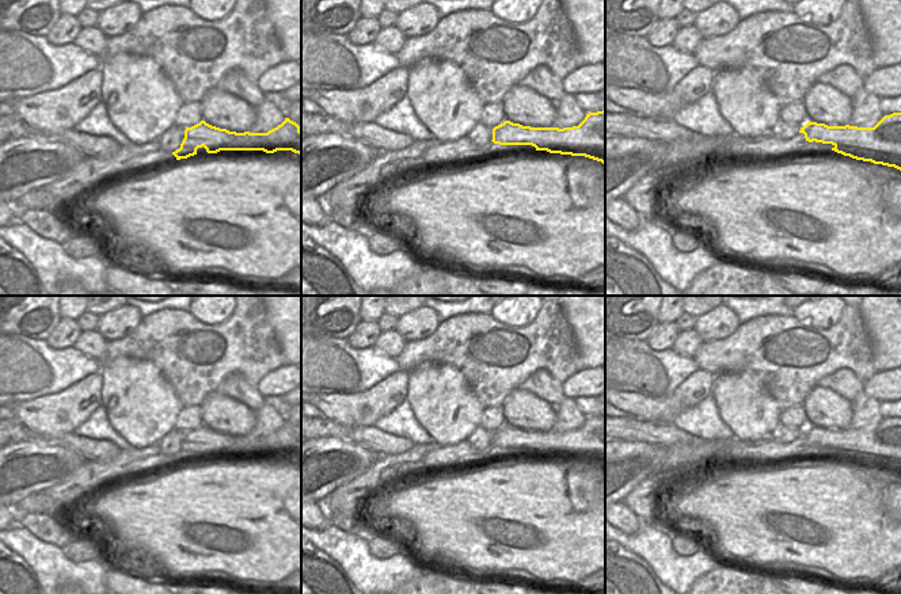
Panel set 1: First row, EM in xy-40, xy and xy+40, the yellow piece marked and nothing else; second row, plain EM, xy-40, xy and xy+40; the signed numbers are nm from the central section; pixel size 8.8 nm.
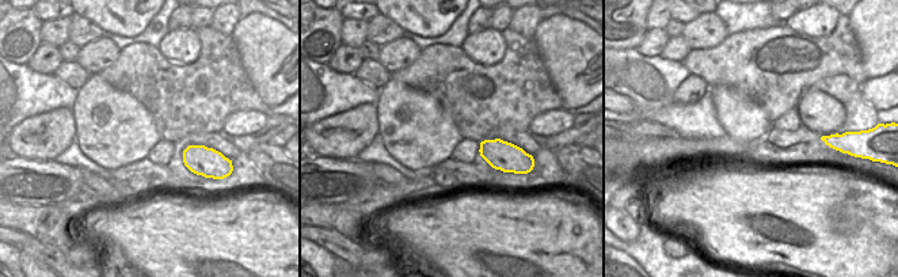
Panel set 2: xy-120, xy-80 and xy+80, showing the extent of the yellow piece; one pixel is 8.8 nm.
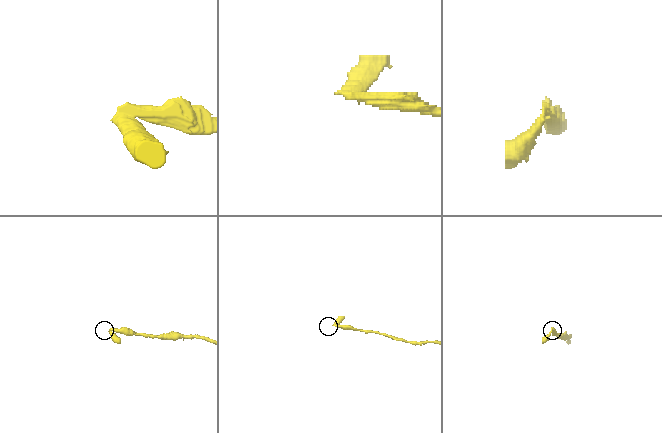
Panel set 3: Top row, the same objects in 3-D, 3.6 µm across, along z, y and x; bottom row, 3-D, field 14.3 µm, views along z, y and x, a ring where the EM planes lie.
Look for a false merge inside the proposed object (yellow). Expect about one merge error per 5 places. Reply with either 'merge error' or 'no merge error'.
merge error

